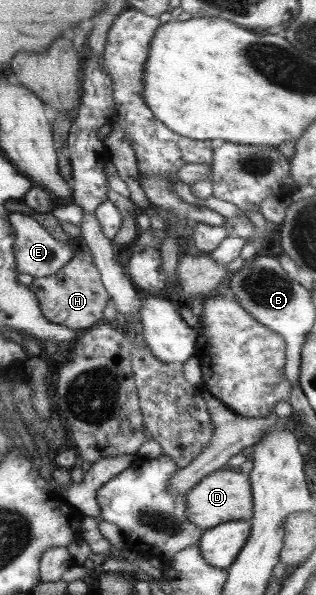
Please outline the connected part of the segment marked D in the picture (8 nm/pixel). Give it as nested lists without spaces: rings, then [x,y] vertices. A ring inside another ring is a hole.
[[[223,468],[214,470],[203,477],[184,494],[184,513],[188,520],[202,531],[212,529],[214,525],[226,521],[250,521],[252,492],[248,475],[235,469]]]

